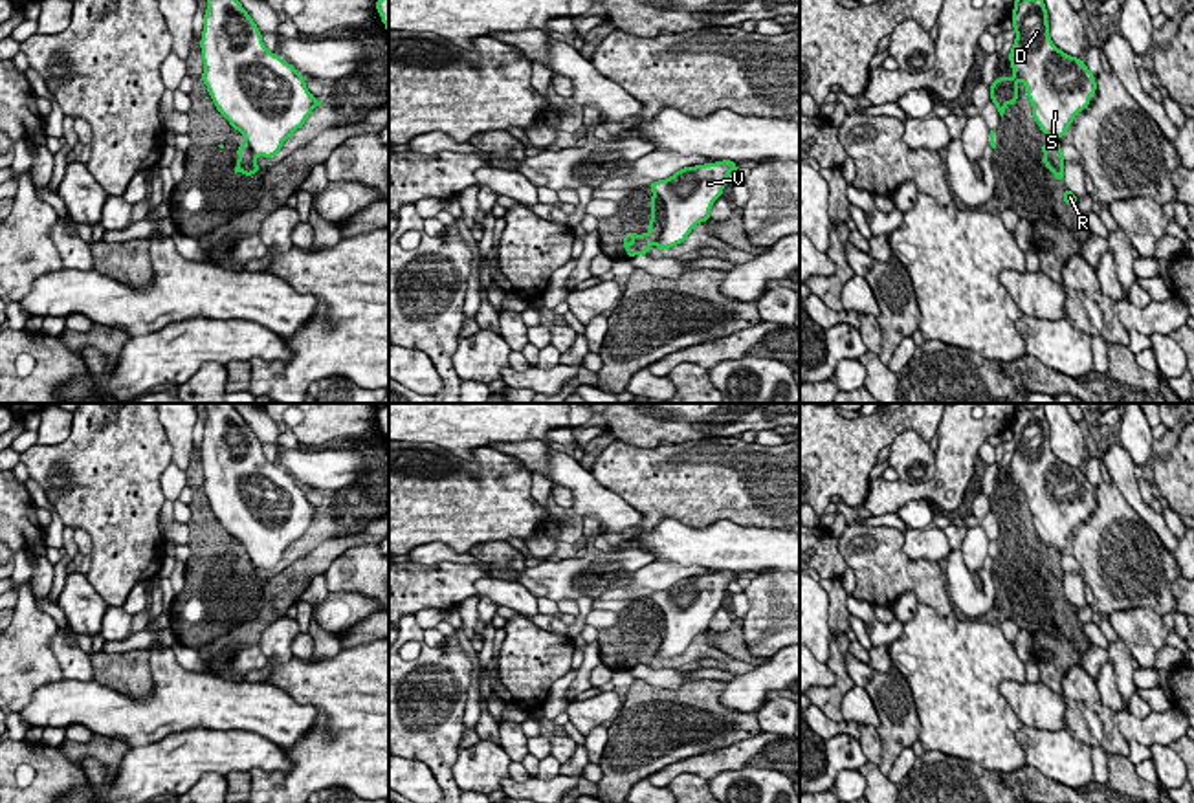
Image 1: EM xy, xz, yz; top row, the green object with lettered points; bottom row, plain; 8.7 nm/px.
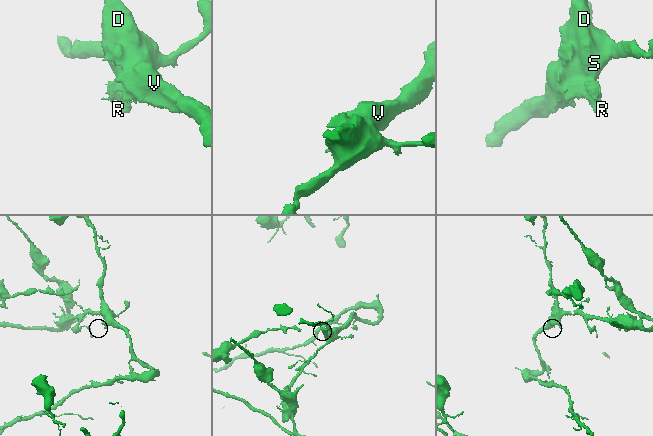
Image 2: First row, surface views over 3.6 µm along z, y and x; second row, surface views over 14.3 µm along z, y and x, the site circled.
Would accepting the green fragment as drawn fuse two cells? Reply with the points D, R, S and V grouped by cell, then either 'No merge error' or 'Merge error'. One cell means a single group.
Groups: D R S V. No merge error

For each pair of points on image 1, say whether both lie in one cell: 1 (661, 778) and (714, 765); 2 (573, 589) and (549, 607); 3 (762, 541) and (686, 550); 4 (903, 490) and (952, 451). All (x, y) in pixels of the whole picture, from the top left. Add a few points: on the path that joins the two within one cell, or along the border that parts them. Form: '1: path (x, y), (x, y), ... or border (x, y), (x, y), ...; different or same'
1: path (674, 769), (701, 765); same
2: border (538, 596), (556, 602); different
3: path (743, 547), (705, 547); same
4: path (923, 494), (939, 494), (952, 481), (952, 472); same

